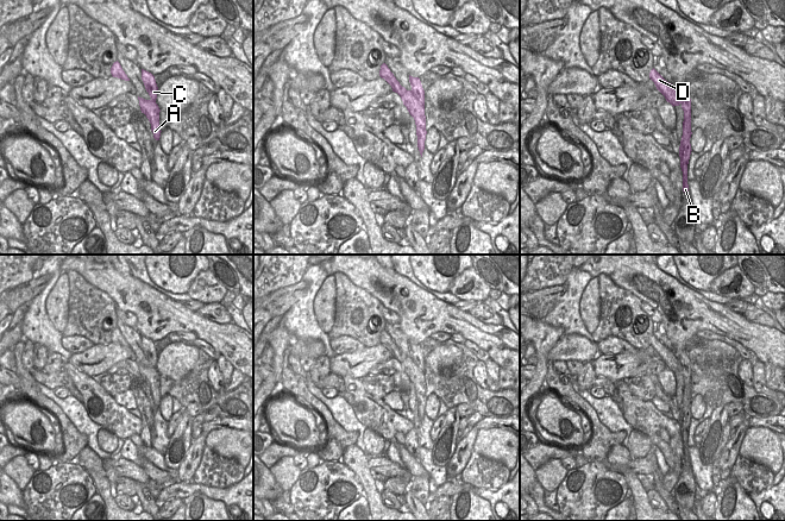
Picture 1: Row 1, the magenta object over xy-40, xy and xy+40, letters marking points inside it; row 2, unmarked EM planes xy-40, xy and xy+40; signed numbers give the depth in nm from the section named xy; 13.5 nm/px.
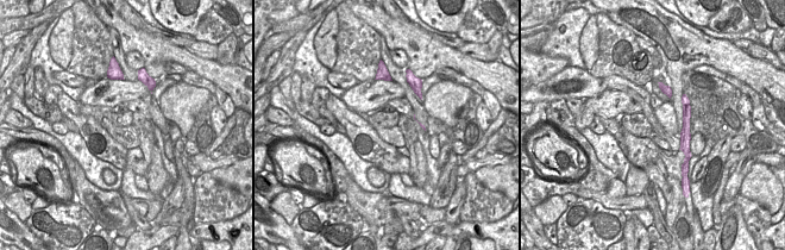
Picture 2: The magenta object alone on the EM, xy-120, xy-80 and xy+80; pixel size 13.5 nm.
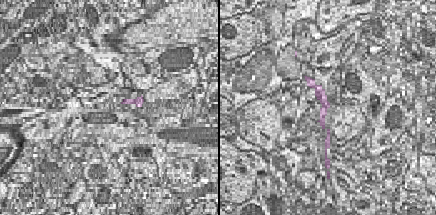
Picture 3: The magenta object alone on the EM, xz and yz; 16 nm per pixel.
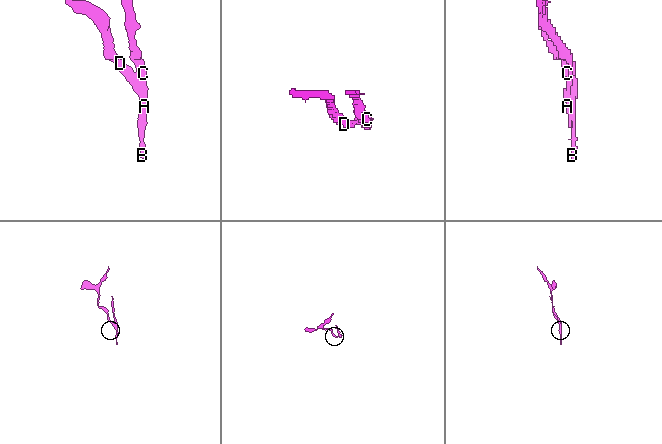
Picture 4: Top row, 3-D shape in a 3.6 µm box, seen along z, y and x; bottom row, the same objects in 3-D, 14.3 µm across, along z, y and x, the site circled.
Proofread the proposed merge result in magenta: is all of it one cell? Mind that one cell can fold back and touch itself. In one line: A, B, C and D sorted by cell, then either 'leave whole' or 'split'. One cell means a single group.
A B C / D; split

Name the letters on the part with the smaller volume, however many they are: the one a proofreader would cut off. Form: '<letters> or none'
A, B, C

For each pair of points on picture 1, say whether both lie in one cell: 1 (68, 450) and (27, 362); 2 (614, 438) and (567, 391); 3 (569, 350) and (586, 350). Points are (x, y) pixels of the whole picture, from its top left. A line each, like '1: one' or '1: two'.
1: two
2: one
3: one

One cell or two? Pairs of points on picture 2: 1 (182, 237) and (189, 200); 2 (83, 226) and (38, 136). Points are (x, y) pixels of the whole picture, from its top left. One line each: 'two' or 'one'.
1: two
2: two

